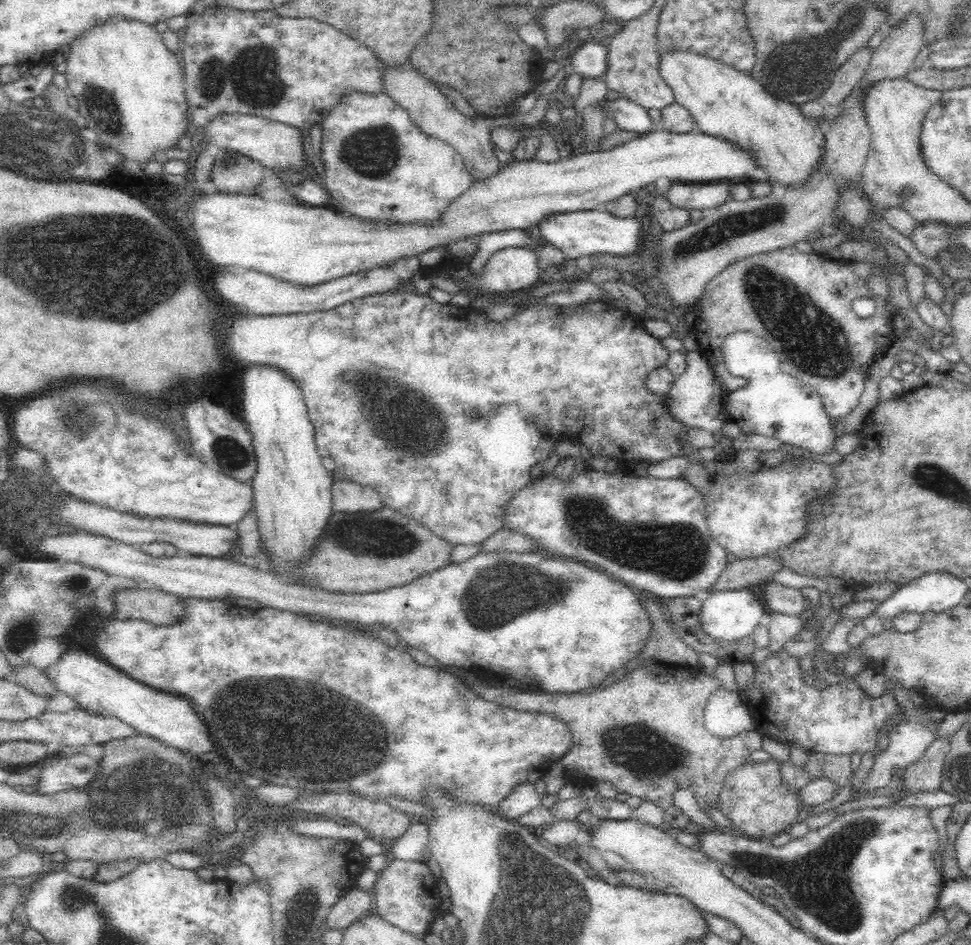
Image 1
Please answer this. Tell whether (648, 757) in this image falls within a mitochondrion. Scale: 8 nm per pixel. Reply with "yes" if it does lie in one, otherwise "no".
yes

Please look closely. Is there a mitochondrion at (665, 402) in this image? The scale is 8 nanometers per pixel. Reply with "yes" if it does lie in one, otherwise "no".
no

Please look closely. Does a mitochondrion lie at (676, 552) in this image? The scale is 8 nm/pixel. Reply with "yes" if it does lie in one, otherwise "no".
yes

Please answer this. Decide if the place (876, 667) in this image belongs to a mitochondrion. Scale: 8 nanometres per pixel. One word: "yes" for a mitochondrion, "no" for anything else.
no

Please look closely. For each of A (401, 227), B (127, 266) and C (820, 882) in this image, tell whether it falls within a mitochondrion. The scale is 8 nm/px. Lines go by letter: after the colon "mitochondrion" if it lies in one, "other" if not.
A: other
B: mitochondrion
C: mitochondrion

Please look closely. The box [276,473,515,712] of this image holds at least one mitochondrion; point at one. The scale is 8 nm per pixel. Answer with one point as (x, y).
(360, 535)

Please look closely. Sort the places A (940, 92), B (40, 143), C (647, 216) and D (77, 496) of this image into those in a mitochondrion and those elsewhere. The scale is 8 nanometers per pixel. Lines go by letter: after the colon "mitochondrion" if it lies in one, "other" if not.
A: other
B: mitochondrion
C: other
D: other

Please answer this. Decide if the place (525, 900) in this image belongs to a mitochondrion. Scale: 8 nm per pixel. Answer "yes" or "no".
yes

